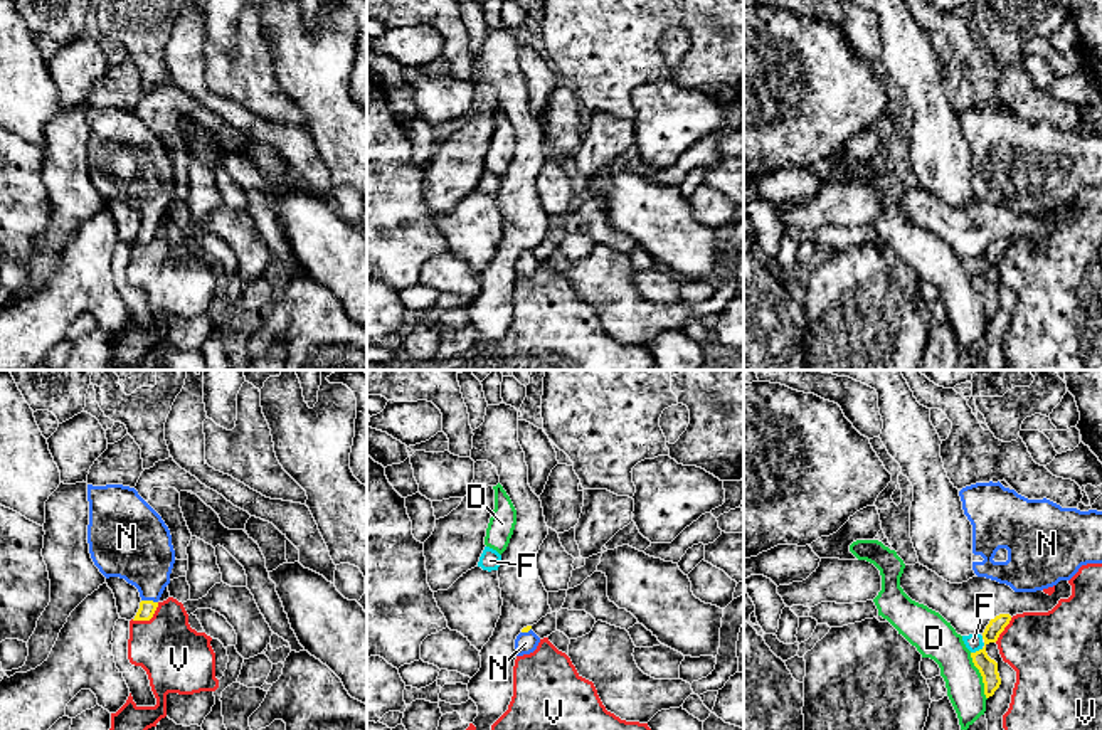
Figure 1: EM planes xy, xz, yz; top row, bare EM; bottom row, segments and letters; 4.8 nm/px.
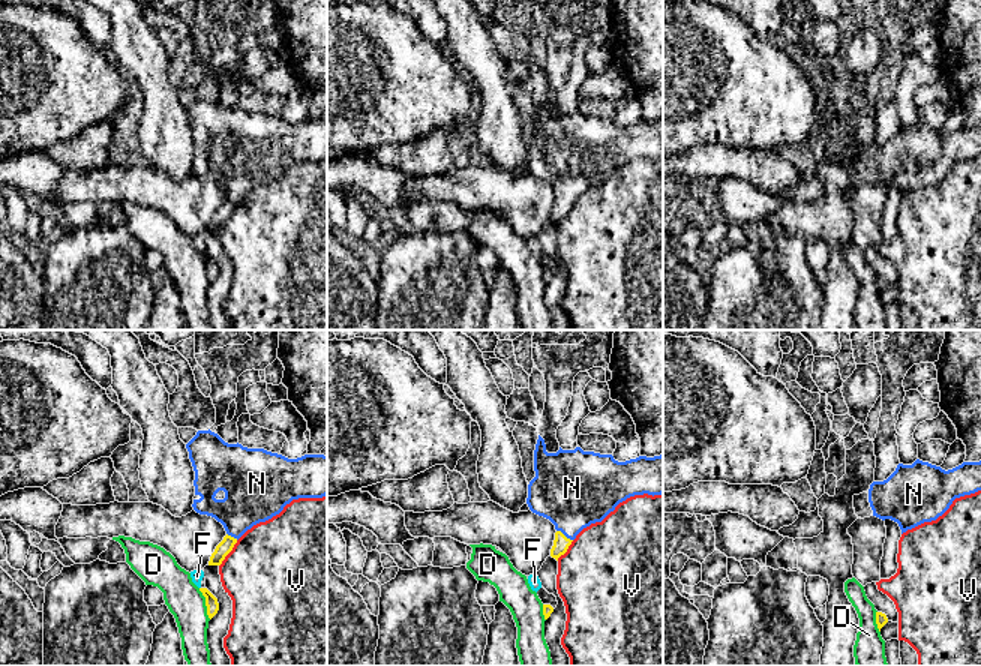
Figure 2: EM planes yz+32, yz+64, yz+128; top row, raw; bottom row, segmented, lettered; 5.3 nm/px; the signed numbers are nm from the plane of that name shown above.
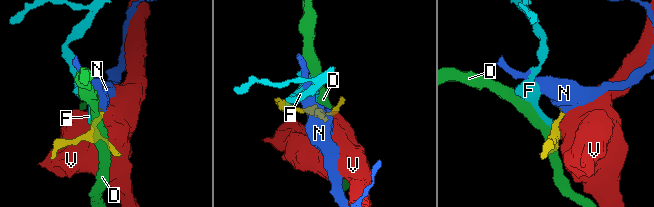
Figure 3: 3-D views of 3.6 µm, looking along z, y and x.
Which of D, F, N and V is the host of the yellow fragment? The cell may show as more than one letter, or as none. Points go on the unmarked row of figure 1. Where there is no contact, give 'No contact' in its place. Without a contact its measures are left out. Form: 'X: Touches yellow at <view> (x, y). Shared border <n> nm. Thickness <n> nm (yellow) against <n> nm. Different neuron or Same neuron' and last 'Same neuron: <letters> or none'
D: Touches yellow at yz (981, 298). Shared border 240 nm. Thickness 90 nm (yellow) against 180 nm. Different neuron
F: Touches yellow at yz (976, 275). Shared border 70 nm. Thickness 90 nm (yellow) against 80 nm. Different neuron
N: Touches yellow at xy (150, 224). Shared border 80 nm. Thickness 80 nm (yellow) against 320 nm. Same neuron
V: Touches yellow at xy (148, 243). Shared border 160 nm. Thickness 80 nm (yellow) against 320 nm. Different neuron
Same neuron: N

